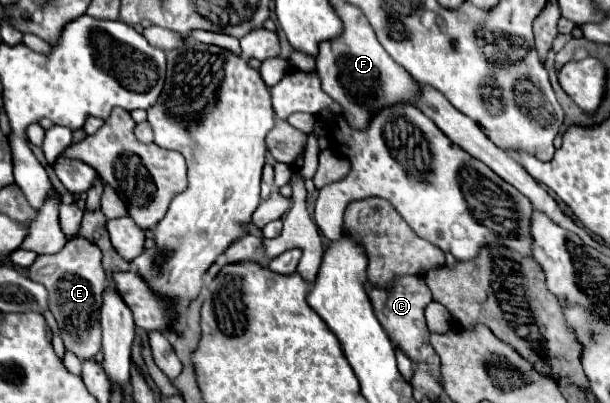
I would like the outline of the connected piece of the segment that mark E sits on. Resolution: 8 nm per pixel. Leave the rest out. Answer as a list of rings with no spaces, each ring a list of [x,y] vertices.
[[[76,237],[56,255],[38,255],[28,269],[28,277],[46,287],[50,311],[58,323],[66,351],[72,351],[80,359],[92,359],[100,351],[100,307],[108,281],[102,269],[102,251],[94,243]]]

